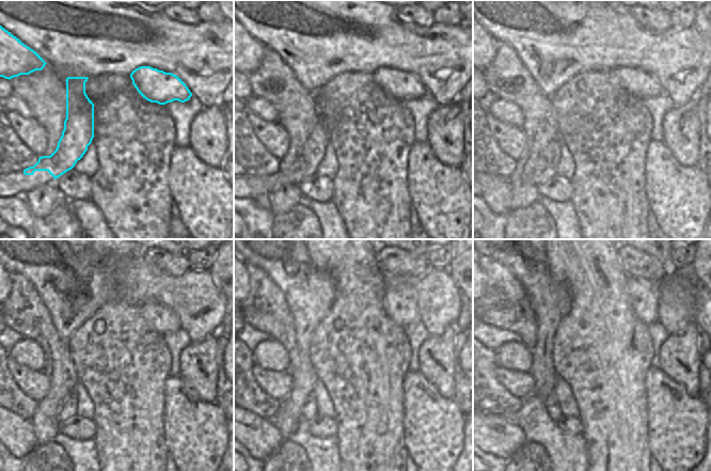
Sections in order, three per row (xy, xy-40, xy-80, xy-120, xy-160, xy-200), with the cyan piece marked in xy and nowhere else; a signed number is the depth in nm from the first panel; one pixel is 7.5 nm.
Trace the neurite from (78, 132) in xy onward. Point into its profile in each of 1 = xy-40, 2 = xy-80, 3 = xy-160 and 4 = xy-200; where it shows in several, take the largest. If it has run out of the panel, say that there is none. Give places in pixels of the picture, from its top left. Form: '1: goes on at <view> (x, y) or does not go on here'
1: goes on at xy-40 (305, 165)
2: goes on at xy-80 (547, 162)
3: goes on at xy-160 (309, 411)
4: goes on at xy-200 (551, 405)

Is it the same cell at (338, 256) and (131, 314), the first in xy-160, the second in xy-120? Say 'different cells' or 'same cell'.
same cell

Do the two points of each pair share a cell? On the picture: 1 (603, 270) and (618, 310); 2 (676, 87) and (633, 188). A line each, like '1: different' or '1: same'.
1: same
2: different

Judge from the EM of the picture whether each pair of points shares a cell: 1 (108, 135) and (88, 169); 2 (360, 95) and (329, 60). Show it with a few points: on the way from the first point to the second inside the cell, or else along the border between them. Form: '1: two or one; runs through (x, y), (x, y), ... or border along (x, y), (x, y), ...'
1: two; border along (92, 142), (97, 157), (97, 170), (90, 177)
2: two; border along (365, 73), (338, 73), (319, 88)

